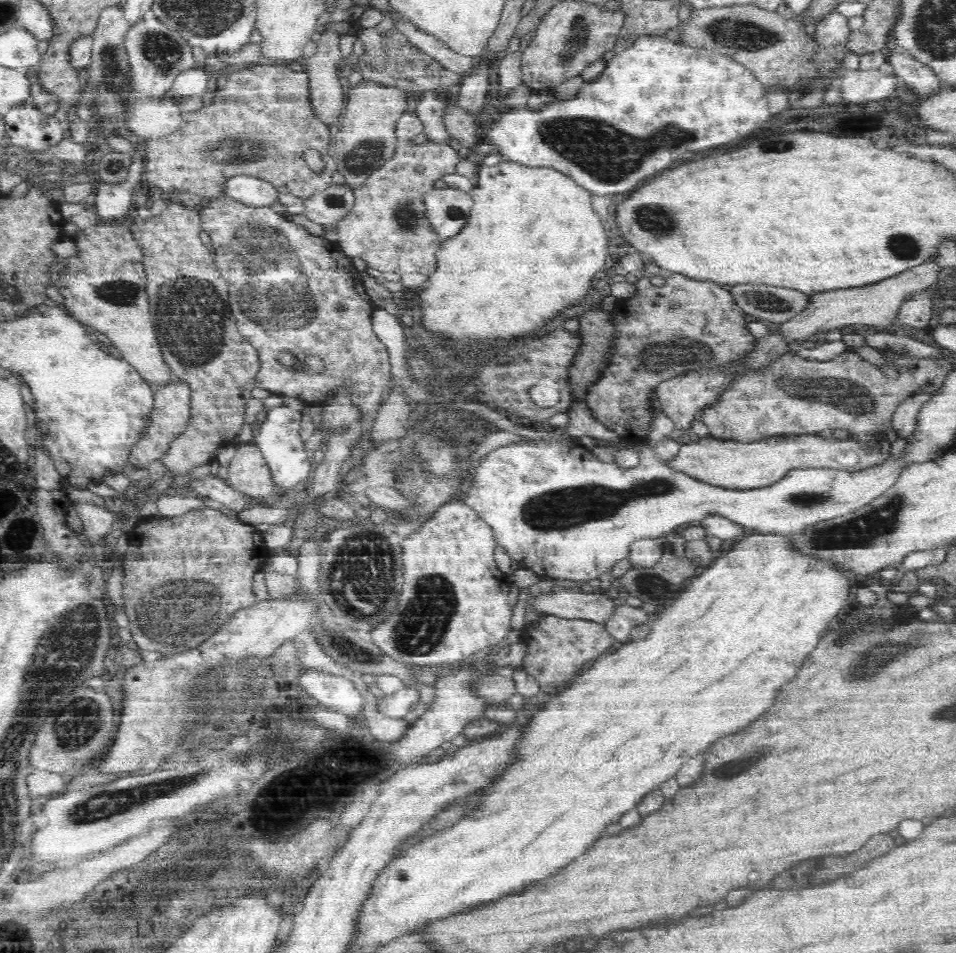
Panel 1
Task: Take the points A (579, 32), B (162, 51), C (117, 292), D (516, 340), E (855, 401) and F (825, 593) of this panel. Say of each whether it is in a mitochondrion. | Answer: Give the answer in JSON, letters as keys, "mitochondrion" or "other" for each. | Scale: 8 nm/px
{"A":"mitochondrion","B":"mitochondrion","C":"mitochondrion","D":"other","E":"mitochondrion","F":"other"}

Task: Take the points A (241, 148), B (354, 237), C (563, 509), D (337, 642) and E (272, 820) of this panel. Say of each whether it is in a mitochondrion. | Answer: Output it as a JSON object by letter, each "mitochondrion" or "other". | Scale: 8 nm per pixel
{"A":"mitochondrion","B":"other","C":"mitochondrion","D":"mitochondrion","E":"mitochondrion"}

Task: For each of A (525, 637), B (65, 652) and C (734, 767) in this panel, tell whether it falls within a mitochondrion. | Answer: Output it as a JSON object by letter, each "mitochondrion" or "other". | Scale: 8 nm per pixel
{"A":"other","B":"mitochondrion","C":"mitochondrion"}

